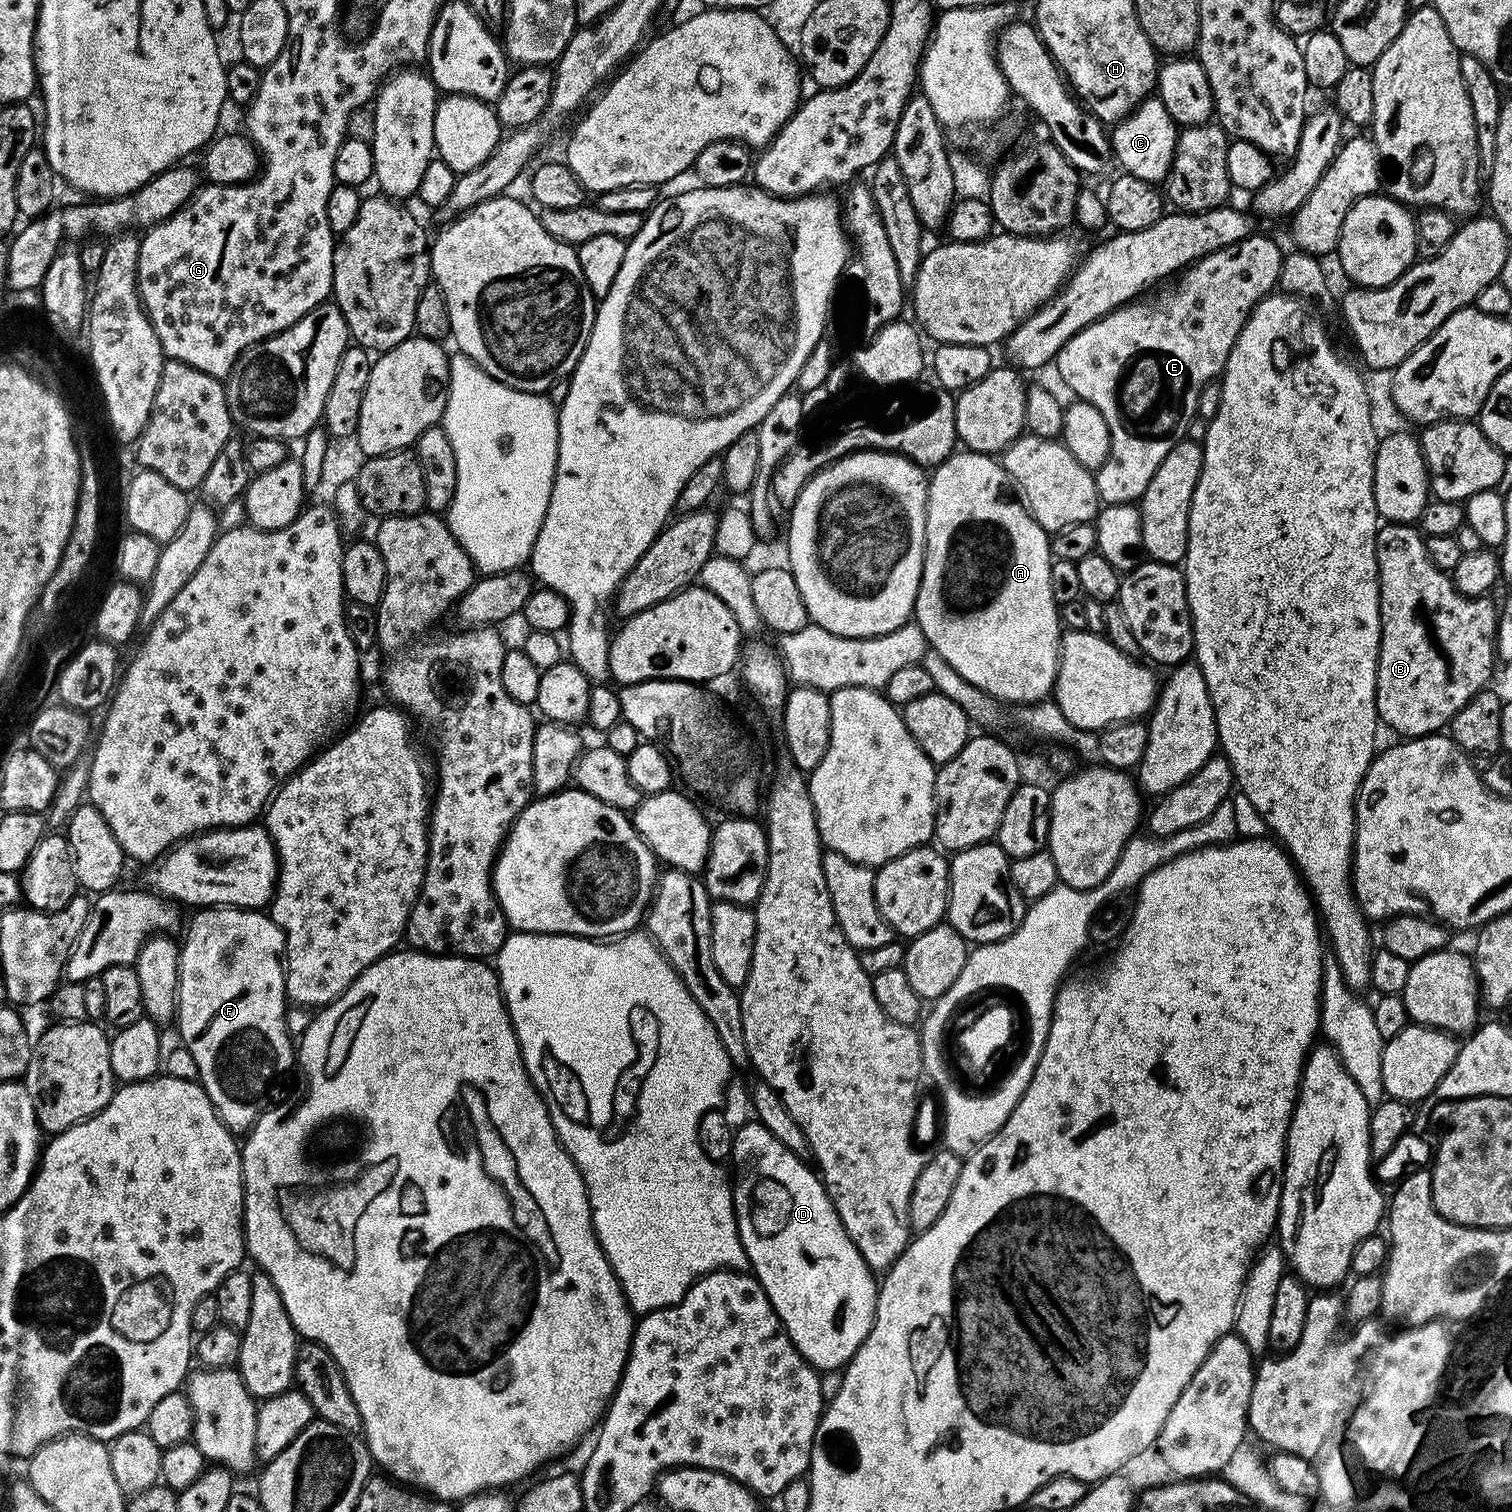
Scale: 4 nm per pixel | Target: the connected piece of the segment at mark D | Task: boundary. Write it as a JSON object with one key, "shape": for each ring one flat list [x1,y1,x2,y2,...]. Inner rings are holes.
{"shape":[[759,1122,751,1123,744,1124,741,1128,739,1125,735,1129,736,1137,734,1138,734,1146,730,1157,731,1163,736,1163,737,1176,734,1176,734,1183,732,1184,732,1205,736,1211,736,1225,740,1231,740,1241,746,1250,748,1262,756,1281,766,1290,766,1294,770,1298,770,1306,774,1306,774,1310,778,1314,790,1342,794,1342,798,1354,802,1354,804,1361,821,1373,835,1372,843,1369,852,1361,854,1354,870,1334,872,1323,876,1320,877,1277,872,1269,868,1267,868,1263,862,1258,858,1246,854,1246,850,1234,846,1234,846,1226,842,1226,842,1218,838,1218,838,1210,834,1210,832,1199,828,1197,828,1192,824,1188,823,1179,811,1167,808,1169,800,1161,803,1159,797,1153,790,1151,786,1146,782,1146,782,1142,778,1142,778,1138,774,1138,774,1134,770,1134,770,1130,766,1130,766,1126,762,1126]]}

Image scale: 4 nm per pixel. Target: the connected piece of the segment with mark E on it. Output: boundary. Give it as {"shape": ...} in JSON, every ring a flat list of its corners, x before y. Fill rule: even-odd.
{"shape":[[1253,234,1237,242,1236,245,1226,246,1225,249,1220,249,1216,253,1210,253,1209,256,1202,257,1191,266,1184,268,1182,275,1179,277,1181,280,1173,288,1158,293,1156,301,1141,299,1139,302,1127,303,1121,308,1113,309,1112,312,1106,314,1100,320,1096,320,1093,324,1078,330,1057,353,1054,367,1056,367,1057,374,1060,375,1061,382,1073,392,1073,397,1076,400,1085,400,1090,406,1094,406,1094,410,1098,410,1098,414,1102,414,1102,418,1106,418,1106,426,1110,430,1108,461,1100,468,1095,469,1094,472,1096,493,1100,495,1101,505,1136,504,1139,501,1140,496,1146,490,1146,486,1150,486,1150,478,1154,474,1154,470,1158,470,1158,466,1162,466,1162,458,1166,458,1166,454,1170,454,1170,450,1174,450,1174,446,1179,440,1185,439,1191,420,1197,417,1198,394,1202,394,1202,390,1207,384,1213,383,1223,373,1226,362,1230,358,1230,350,1234,350,1234,342,1238,338,1242,326,1246,326,1246,322,1252,317,1254,309,1265,298,1277,291,1285,253,1280,252,1279,246,1270,237,1260,235]]}

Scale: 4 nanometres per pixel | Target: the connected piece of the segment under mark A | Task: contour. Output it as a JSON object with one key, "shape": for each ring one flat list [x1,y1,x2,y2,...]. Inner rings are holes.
{"shape":[[957,450,941,464,936,465,928,481,928,509,926,510,926,542,924,543,924,565,922,578,916,595,915,623,919,624,927,647,937,651,942,658,951,661,954,670,976,687,995,696,1001,702,1013,706,1033,705,1043,701,1056,687,1056,671,1060,665,1060,638,1062,621,1058,611,1058,600,1052,597,1052,564,1054,557,1049,533,1038,526,1036,519,1023,503,1007,500,1008,471,999,459,982,452]]}

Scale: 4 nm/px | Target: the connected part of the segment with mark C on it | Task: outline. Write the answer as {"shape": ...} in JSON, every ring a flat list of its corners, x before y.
{"shape":[[1153,94,1148,99,1143,100,1141,104,1111,129,1110,139,1112,142,1112,154,1115,163,1120,163,1125,173,1134,178,1142,178,1142,182,1160,186,1167,181,1172,172,1172,163,1176,157,1176,138,1178,135,1178,126,1170,118,1166,106,1160,101,1159,95]]}

